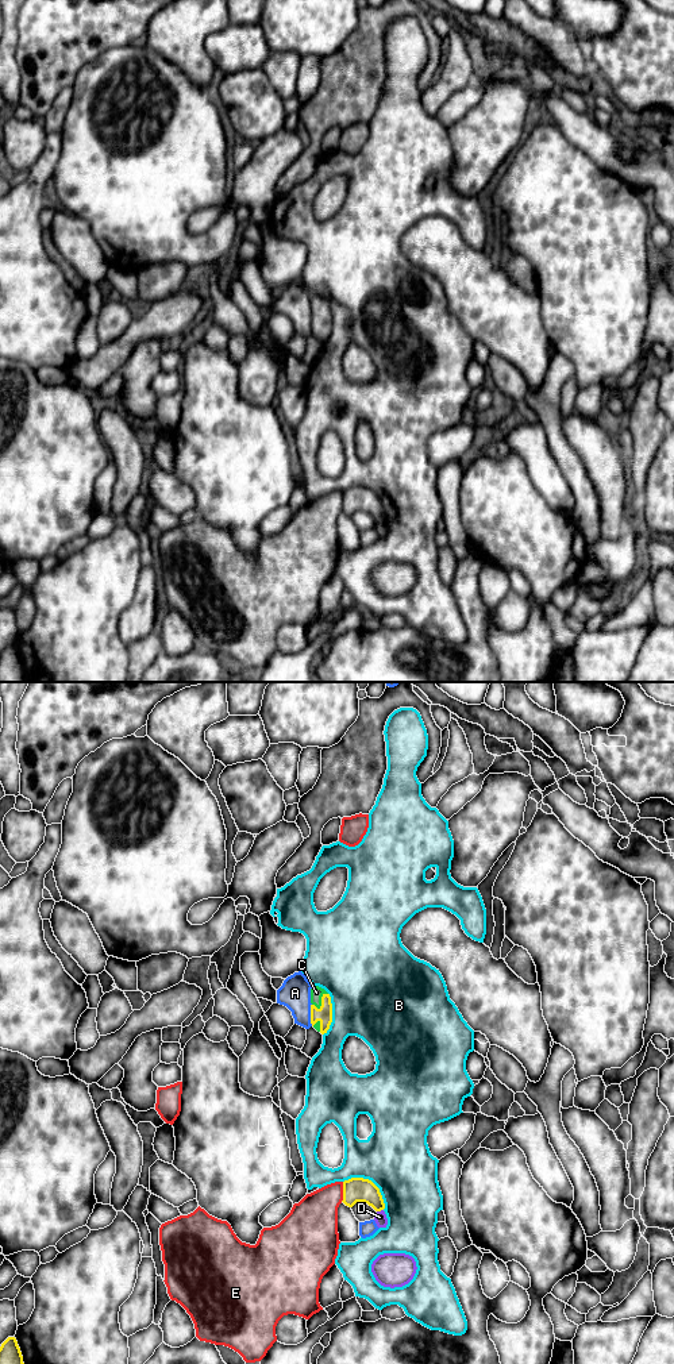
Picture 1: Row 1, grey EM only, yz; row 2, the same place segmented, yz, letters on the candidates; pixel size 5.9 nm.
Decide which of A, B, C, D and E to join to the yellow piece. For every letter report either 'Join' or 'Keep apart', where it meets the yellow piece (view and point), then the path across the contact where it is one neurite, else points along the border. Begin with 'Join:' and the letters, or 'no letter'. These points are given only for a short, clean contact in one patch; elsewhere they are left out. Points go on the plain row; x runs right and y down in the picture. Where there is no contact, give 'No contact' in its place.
Join: C
A: Keep apart. Touches yellow at yz (311, 323)
B: Keep apart. Touches yellow at yz (372, 490)
C: Join. Touches yellow at yz (322, 311)
D: Keep apart. Touches yellow at yz (380, 519)
E: Keep apart. Touches yellow at yz (343, 500)

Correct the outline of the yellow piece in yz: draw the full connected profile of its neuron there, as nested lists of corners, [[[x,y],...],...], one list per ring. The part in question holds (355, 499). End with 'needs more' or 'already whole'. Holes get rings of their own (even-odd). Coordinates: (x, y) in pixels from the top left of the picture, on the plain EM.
[[[351,486],[343,490],[343,509],[346,515],[353,516],[357,510],[365,510],[375,520],[385,517],[380,497],[369,488]]]; already whole

